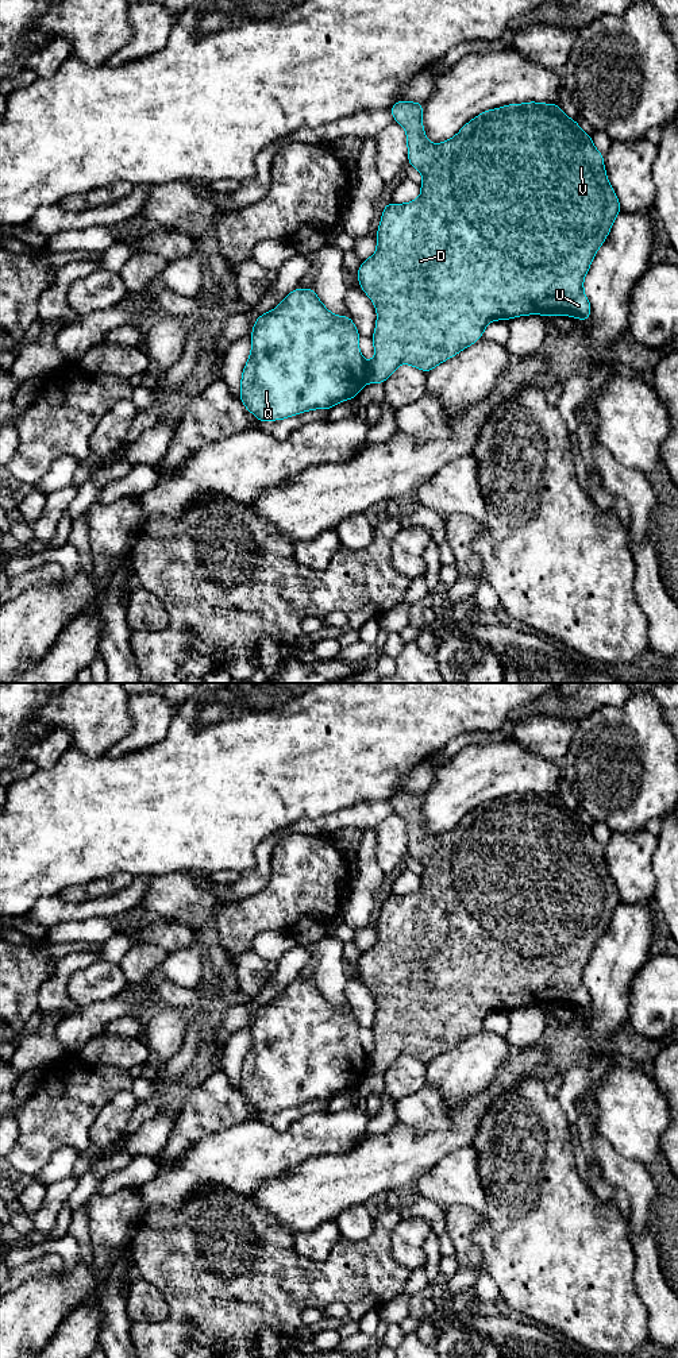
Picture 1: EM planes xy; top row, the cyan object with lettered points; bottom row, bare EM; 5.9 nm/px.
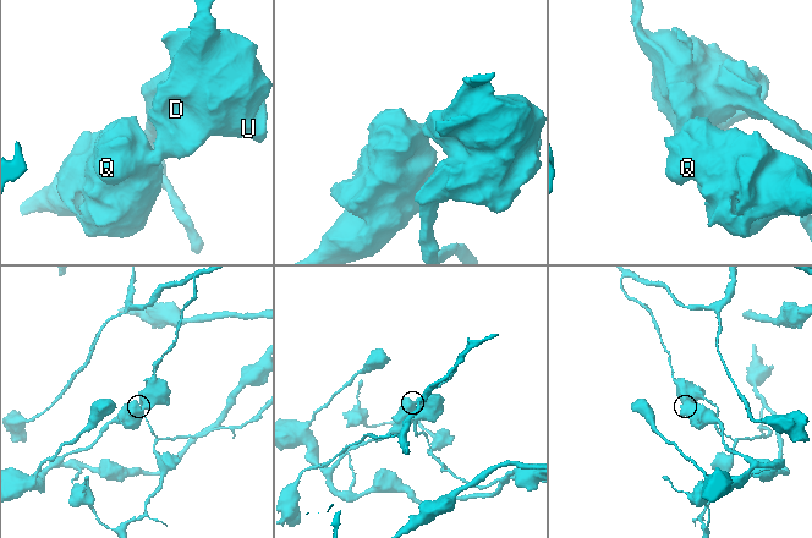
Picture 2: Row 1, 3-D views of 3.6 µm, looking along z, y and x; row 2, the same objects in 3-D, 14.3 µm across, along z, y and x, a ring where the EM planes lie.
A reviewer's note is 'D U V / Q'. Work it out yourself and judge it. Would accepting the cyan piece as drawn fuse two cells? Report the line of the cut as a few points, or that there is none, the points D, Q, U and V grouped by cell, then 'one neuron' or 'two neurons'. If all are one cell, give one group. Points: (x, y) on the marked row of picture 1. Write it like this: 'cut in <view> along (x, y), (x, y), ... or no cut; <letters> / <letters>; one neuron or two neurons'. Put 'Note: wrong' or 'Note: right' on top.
Note: right
cut in xy along (369, 363), (366, 381); D U V / Q; two neurons

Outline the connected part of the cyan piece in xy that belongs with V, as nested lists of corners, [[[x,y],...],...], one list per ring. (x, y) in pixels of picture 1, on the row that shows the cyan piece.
[[[396,101],[390,107],[393,120],[407,130],[408,163],[423,174],[420,184],[421,194],[417,200],[407,204],[388,202],[380,221],[377,236],[377,251],[361,263],[357,273],[361,289],[374,302],[377,310],[375,331],[371,336],[375,351],[369,363],[367,382],[382,383],[394,373],[401,363],[408,363],[424,373],[431,371],[442,362],[452,358],[462,350],[482,337],[486,325],[493,320],[509,320],[527,315],[565,315],[581,319],[585,323],[590,317],[592,306],[583,293],[583,278],[590,269],[597,250],[610,232],[610,227],[621,212],[617,196],[608,181],[604,167],[604,155],[594,147],[592,136],[583,132],[577,120],[565,115],[558,104],[524,103],[509,104],[482,112],[451,139],[434,144],[423,130],[423,103]]]

